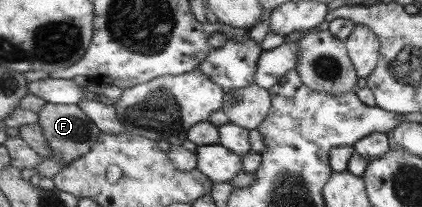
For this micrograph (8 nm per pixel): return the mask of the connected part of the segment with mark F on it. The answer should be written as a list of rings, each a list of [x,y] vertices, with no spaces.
[[[45,102],[37,115],[37,124],[43,132],[43,138],[47,142],[47,148],[51,150],[51,161],[58,164],[71,164],[75,159],[85,156],[89,152],[92,143],[95,143],[100,131],[91,124],[91,121],[83,114],[75,104],[63,105]]]

